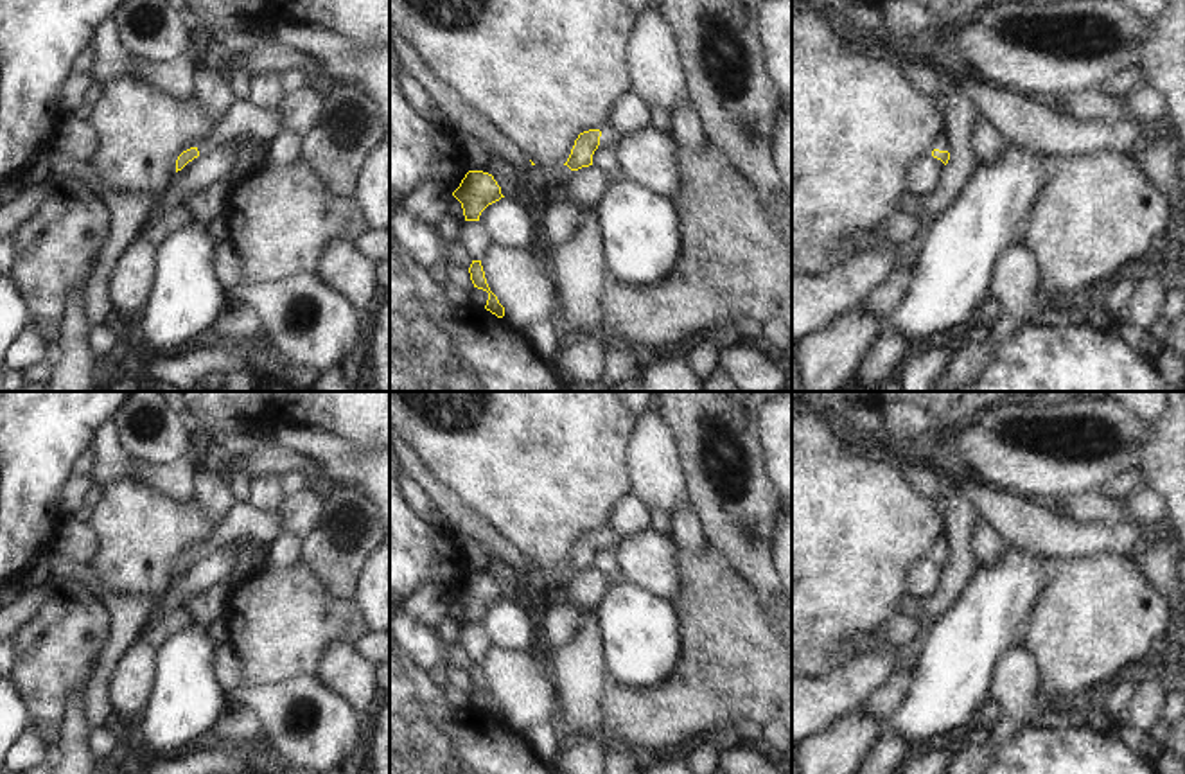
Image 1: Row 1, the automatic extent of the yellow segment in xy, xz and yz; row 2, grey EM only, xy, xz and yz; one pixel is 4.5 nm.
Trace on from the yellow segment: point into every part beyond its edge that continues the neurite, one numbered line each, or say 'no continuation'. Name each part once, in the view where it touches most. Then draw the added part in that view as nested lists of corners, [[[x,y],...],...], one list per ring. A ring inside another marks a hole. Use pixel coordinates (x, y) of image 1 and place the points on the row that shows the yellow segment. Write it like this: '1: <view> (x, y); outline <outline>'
1: yz (943, 144); outline [[[943,131],[941,136],[935,140],[934,149],[939,149],[939,151],[948,151],[952,153],[952,144],[948,140],[948,135]],[[932,151],[928,153],[932,156]]]

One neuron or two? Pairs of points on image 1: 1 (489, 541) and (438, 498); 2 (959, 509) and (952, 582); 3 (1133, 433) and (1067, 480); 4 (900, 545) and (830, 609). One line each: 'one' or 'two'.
1: one
2: one
3: one
4: one

